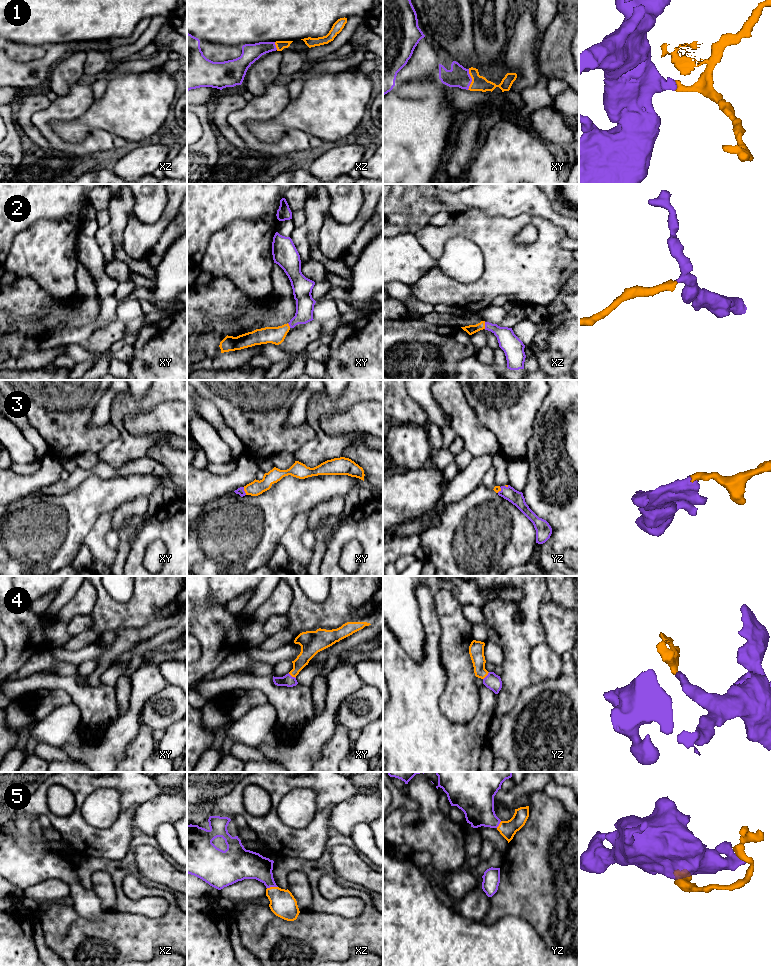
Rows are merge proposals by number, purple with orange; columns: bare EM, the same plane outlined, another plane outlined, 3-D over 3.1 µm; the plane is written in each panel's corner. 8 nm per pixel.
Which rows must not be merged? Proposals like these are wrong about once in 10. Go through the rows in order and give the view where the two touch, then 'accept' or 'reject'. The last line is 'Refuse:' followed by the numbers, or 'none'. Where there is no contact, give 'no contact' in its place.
1: xy | accept
2: xz | accept
3: xy | accept
4: xy | accept
5: xz | accept
Refuse: none

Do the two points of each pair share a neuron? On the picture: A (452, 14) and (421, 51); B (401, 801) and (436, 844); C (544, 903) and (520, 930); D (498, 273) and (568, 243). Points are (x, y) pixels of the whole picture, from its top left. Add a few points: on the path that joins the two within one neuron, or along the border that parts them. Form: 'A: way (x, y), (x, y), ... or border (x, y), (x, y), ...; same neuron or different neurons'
A: border (425, 35), (436, 45); different neurons
B: border (411, 809), (398, 807), (393, 811); different neurons
C: border (504, 916), (519, 916), (523, 918), (540, 937); different neurons
D: border (565, 236), (560, 244), (568, 250); different neurons

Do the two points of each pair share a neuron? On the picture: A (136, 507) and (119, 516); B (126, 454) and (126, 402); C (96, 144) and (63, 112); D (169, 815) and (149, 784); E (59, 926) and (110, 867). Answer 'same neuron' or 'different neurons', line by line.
A: same neuron
B: same neuron
C: same neuron
D: different neurons
E: different neurons

